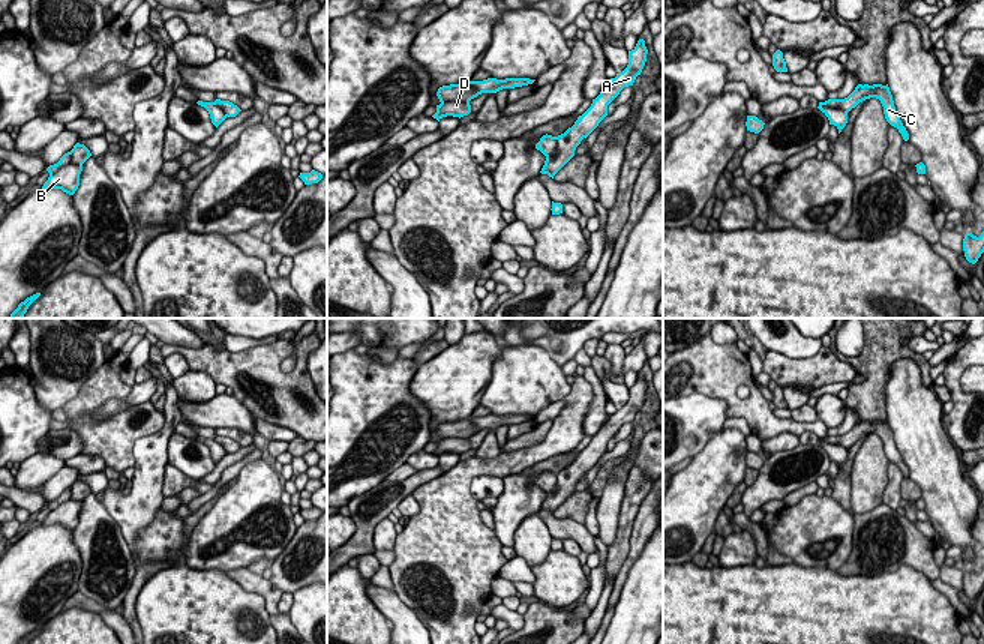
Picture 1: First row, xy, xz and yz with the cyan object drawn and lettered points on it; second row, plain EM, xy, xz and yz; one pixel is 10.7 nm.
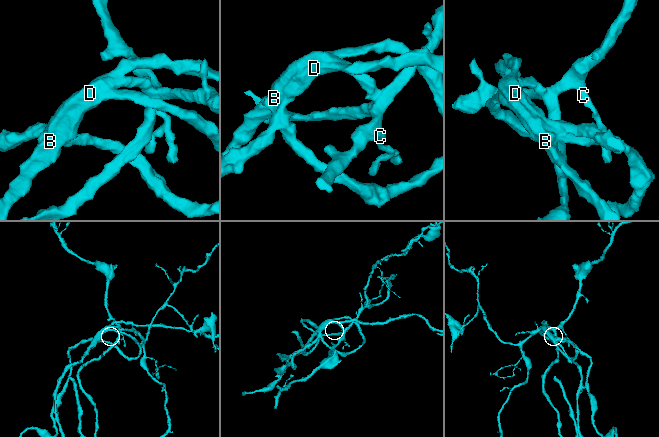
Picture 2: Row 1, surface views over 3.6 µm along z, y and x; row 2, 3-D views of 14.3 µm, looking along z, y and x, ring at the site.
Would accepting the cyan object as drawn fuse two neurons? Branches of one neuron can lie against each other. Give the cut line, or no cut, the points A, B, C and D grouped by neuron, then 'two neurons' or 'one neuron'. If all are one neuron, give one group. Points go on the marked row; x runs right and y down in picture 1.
cut yz (819, 102), (842, 108), (846, 113); groups A C / B D; two neurons

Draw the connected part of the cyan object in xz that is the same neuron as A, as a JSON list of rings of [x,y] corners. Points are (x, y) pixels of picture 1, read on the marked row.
[[[639,39],[636,47],[628,51],[627,68],[616,74],[615,78],[606,84],[600,95],[592,99],[591,107],[578,117],[574,125],[564,134],[556,137],[556,149],[554,155],[544,161],[542,174],[554,176],[574,156],[576,147],[586,138],[598,123],[608,116],[608,105],[620,95],[624,87],[633,86],[638,75],[640,75],[648,50],[645,41]]]

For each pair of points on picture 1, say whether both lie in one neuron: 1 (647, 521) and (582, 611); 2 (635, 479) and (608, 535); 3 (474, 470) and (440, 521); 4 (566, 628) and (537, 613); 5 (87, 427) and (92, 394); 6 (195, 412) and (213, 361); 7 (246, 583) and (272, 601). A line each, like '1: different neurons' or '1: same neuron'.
1: same neuron
2: same neuron
3: same neuron
4: same neuron
5: same neuron
6: different neurons
7: same neuron

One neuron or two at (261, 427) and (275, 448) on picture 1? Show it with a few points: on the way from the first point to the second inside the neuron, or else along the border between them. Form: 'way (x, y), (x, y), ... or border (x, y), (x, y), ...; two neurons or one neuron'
border (297, 436), (288, 442), (269, 442); two neurons

